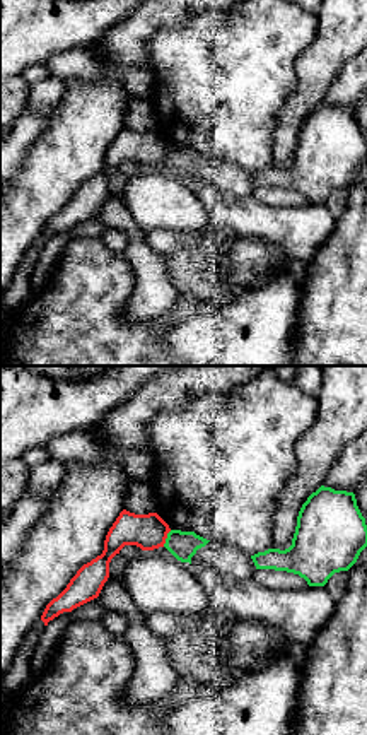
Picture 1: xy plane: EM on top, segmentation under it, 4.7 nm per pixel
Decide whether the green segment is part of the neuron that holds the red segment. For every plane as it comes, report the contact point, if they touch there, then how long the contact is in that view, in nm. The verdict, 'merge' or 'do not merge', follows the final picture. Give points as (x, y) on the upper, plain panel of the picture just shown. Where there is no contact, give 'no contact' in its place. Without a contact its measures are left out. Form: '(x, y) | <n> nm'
(166, 154) | 90 nm

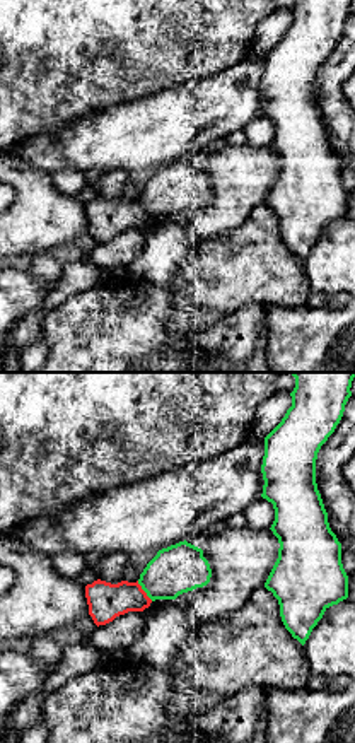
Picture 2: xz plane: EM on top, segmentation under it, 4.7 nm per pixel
(144, 209) | 120 nm

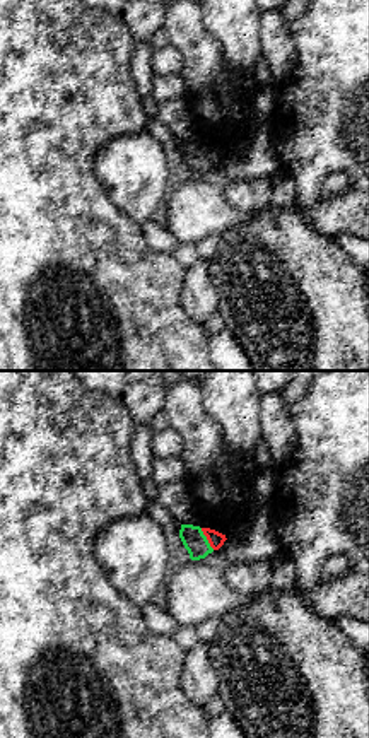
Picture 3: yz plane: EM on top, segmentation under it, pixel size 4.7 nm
(207, 156) | 120 nm

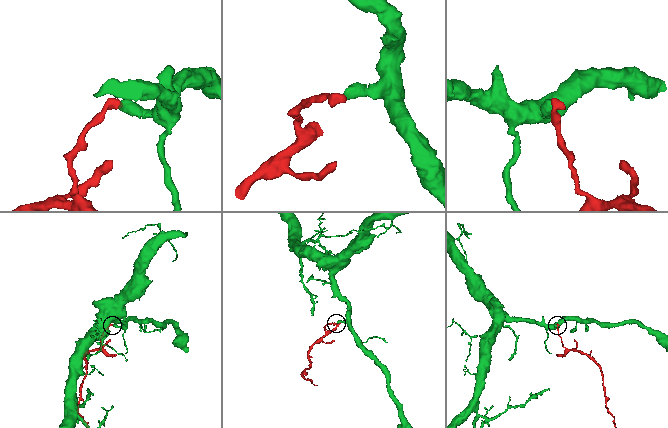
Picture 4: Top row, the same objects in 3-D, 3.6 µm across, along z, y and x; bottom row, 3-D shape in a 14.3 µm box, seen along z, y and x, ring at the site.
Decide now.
do not merge

